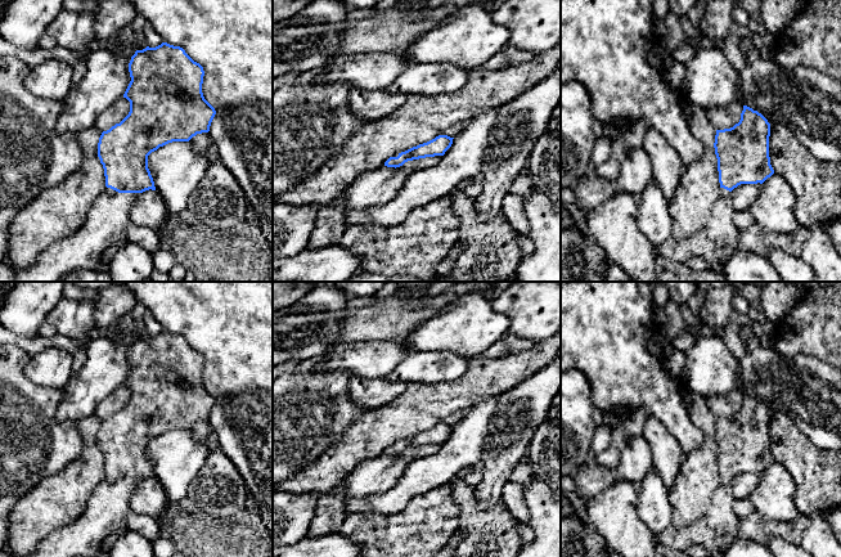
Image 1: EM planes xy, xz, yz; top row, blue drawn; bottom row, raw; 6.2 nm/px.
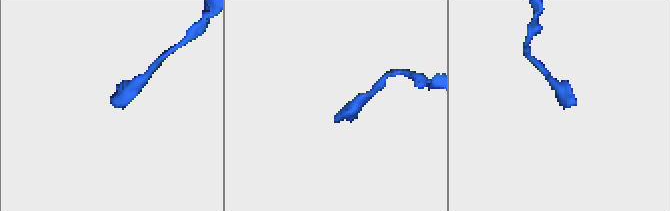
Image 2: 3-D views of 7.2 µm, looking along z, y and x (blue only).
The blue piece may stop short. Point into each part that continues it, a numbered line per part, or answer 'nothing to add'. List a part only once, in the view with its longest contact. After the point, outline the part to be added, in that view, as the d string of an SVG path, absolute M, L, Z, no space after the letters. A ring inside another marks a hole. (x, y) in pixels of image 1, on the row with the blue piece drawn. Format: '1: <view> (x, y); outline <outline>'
1: xy (93, 246); outline M107 188L94 202L85 224L75 234L62 238L42 250L30 268L18 273L15 282L60 282L73 270L107 268L116 252L129 242L126 229L132 224L130 211L139 196L139 193L118 193Z

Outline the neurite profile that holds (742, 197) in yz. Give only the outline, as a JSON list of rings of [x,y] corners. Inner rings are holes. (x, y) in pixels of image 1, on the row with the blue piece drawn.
[[[741,184],[730,192],[734,211],[746,211],[757,198],[761,184]]]

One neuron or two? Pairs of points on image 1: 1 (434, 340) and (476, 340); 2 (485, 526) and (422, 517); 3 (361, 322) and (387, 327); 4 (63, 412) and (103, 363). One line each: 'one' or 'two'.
1: one
2: two
3: one
4: one

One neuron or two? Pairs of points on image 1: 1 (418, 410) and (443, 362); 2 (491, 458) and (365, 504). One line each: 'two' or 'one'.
1: two
2: two

